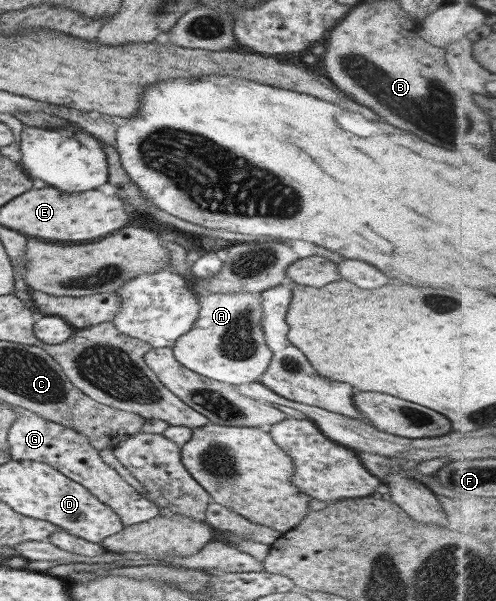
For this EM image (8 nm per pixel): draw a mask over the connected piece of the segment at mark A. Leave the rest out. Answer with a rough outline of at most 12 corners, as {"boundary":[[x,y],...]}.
{"boundary":[[198,294],[173,355],[231,385],[259,382],[273,352],[262,295]]}

